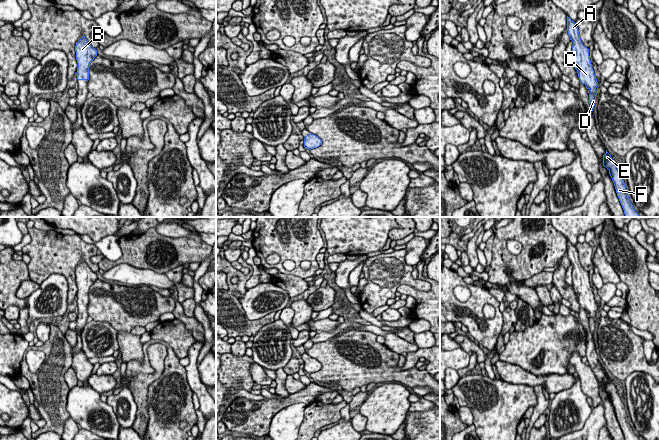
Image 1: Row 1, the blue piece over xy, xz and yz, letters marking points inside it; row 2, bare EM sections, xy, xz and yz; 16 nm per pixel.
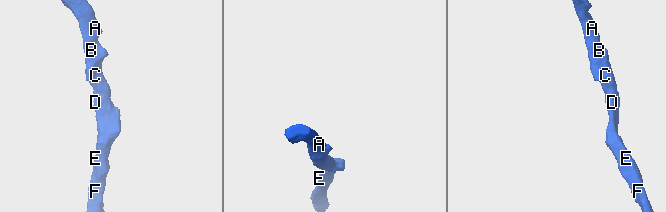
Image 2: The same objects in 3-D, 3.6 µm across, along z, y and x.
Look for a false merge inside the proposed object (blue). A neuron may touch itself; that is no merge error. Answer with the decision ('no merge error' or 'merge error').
no merge error

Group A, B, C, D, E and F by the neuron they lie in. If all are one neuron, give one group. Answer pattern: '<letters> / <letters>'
A B C D E F

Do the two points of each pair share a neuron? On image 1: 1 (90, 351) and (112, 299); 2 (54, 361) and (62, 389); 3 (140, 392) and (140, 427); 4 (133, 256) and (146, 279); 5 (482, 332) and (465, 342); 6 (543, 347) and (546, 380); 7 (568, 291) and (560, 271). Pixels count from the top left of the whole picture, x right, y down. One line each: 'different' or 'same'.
1: different
2: same
3: same
4: different
5: different
6: different
7: same

